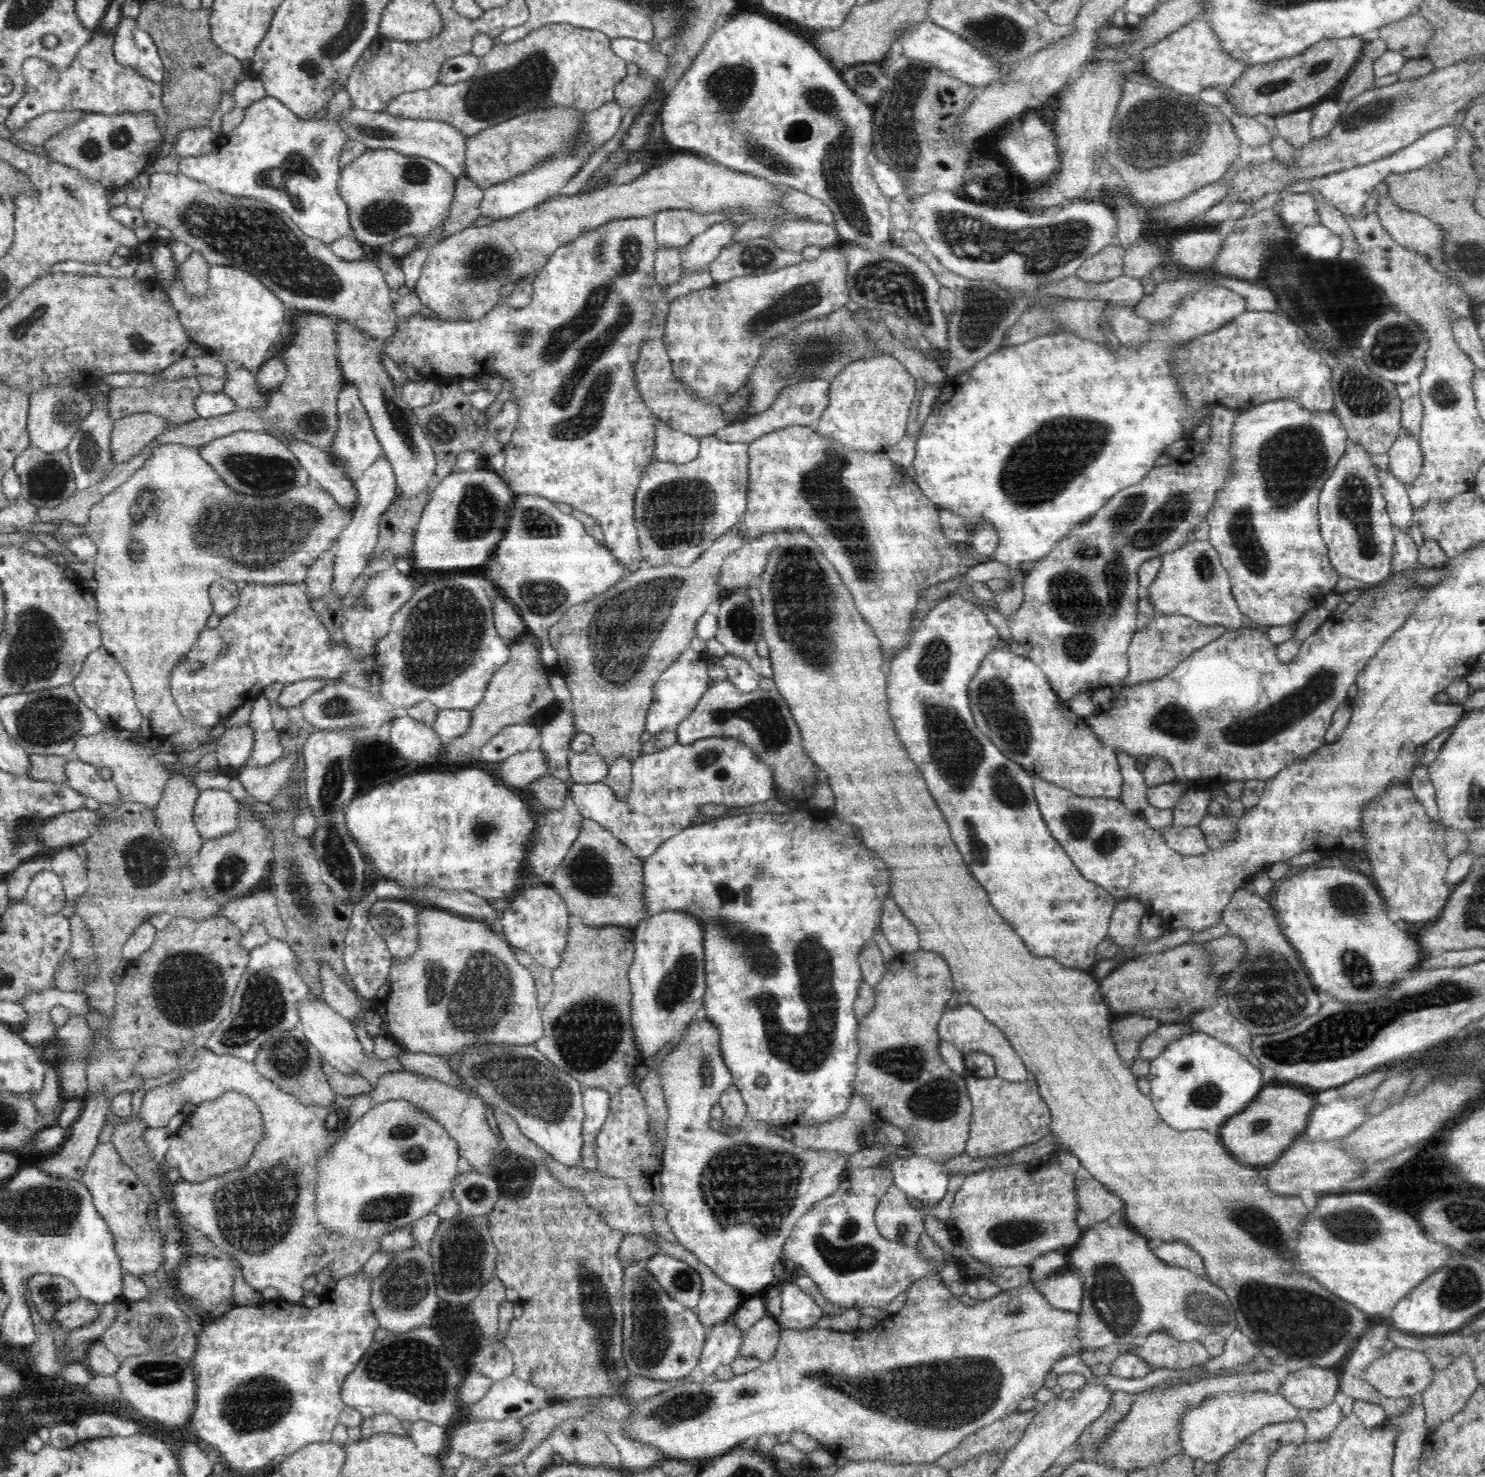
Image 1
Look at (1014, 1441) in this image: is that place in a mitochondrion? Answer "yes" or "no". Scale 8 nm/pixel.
no

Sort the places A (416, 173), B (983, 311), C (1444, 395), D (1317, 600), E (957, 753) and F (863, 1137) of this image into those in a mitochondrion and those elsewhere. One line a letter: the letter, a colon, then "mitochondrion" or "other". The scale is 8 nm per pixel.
A: mitochondrion
B: mitochondrion
C: mitochondrion
D: other
E: mitochondrion
F: other

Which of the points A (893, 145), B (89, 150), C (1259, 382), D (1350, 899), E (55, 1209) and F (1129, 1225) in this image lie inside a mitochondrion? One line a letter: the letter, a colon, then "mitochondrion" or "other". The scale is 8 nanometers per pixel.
A: mitochondrion
B: mitochondrion
C: other
D: mitochondrion
E: mitochondrion
F: other

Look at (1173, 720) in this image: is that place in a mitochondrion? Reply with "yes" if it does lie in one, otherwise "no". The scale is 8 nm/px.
yes

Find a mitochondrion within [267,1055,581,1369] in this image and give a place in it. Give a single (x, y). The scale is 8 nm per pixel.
(460, 1261)

